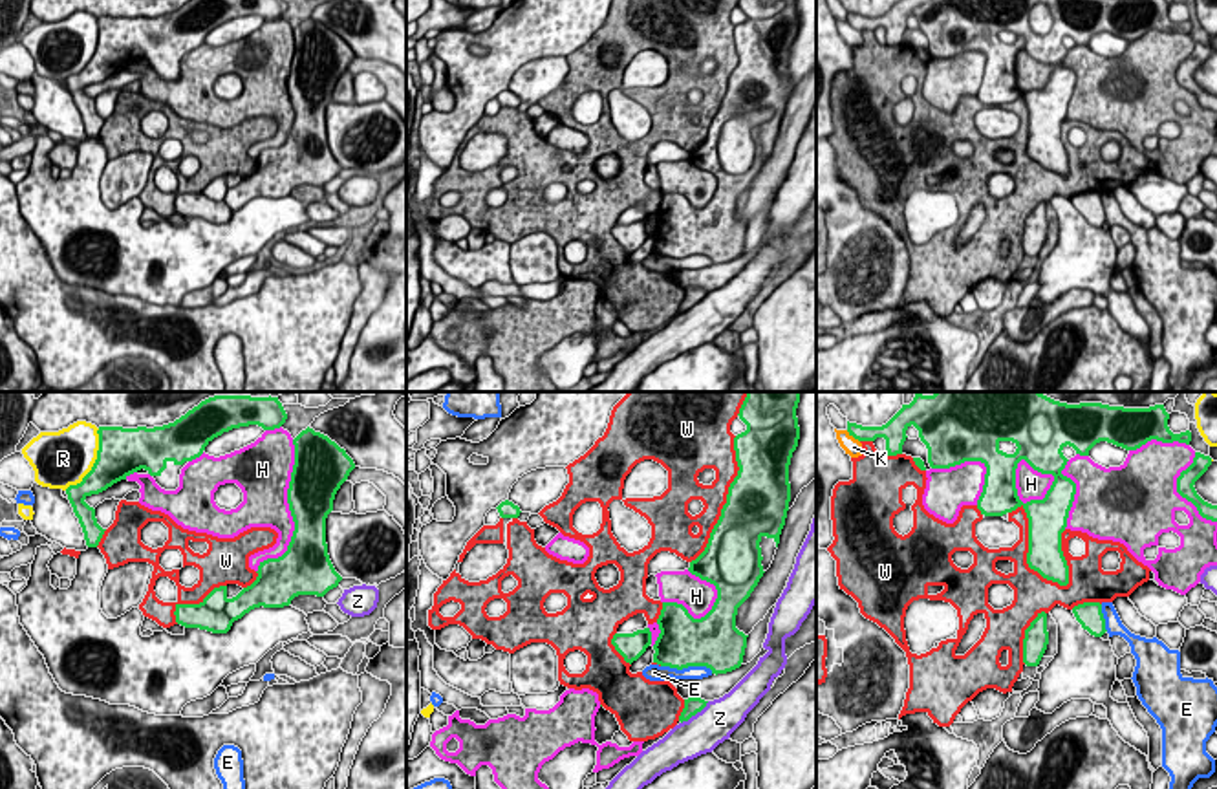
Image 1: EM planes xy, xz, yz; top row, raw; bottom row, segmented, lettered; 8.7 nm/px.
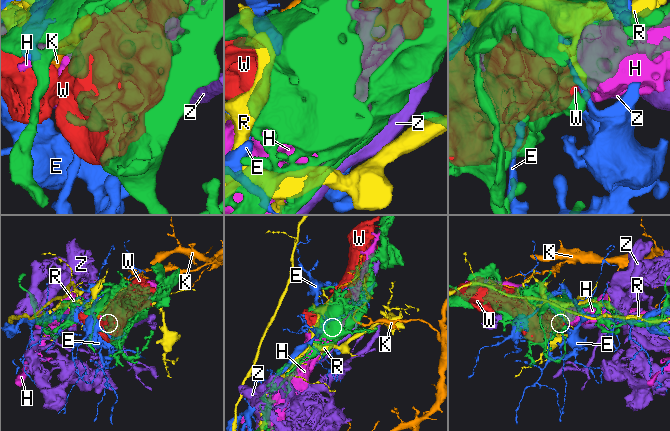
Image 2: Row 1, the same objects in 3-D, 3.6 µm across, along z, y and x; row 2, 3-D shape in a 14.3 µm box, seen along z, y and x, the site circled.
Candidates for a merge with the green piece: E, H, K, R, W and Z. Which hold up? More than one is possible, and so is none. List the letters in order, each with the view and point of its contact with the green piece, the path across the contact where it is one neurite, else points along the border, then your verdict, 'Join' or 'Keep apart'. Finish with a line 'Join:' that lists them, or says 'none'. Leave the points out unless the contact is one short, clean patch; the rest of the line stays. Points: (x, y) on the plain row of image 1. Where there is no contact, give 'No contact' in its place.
E: Touches green at xz (687, 257). Keep apart
H: Touches green at xy (290, 99). Keep apart
K: Touches green at yz (853, 26). Keep apart
R: Touches green at xy (94, 54). Keep apart
W: Touches green at yz (1029, 140). Keep apart
Z: Touches green at xz (694, 304). Keep apart
Join: none

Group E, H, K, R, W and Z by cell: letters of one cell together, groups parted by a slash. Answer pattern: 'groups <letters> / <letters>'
groups E / H / K / R / W / Z

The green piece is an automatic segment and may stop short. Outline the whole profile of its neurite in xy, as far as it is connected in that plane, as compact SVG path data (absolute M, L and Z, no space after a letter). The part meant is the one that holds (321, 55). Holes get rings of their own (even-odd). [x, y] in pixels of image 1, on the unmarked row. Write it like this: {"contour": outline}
{"contour": "M309 16L293 35L287 93L295 121L287 141L260 152L256 170L232 189L227 187L227 176L220 176L199 194L176 194L178 214L227 223L234 211L254 198L284 198L298 185L324 187L342 170L328 145L326 108L355 53L344 38Z"}

